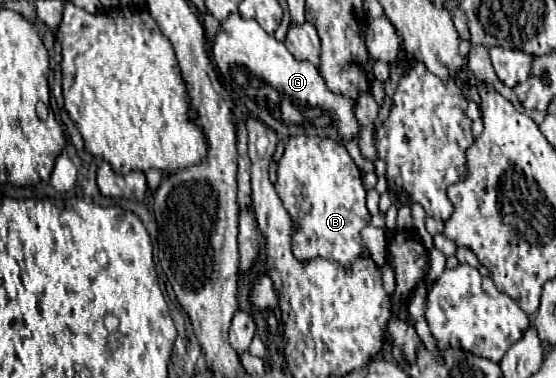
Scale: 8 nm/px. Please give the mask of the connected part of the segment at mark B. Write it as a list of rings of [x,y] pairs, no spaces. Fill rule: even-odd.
[[[309,135],[289,137],[285,145],[285,153],[277,165],[275,189],[277,193],[289,195],[289,197],[283,197],[283,203],[289,215],[299,223],[299,231],[293,235],[293,251],[297,259],[309,261],[315,255],[321,255],[333,261],[339,261],[345,269],[349,269],[351,263],[365,251],[365,245],[359,235],[359,231],[369,221],[369,211],[365,207],[365,187],[361,181],[361,171],[357,169],[355,161],[351,159],[349,151],[343,145],[323,137],[309,137]]]

